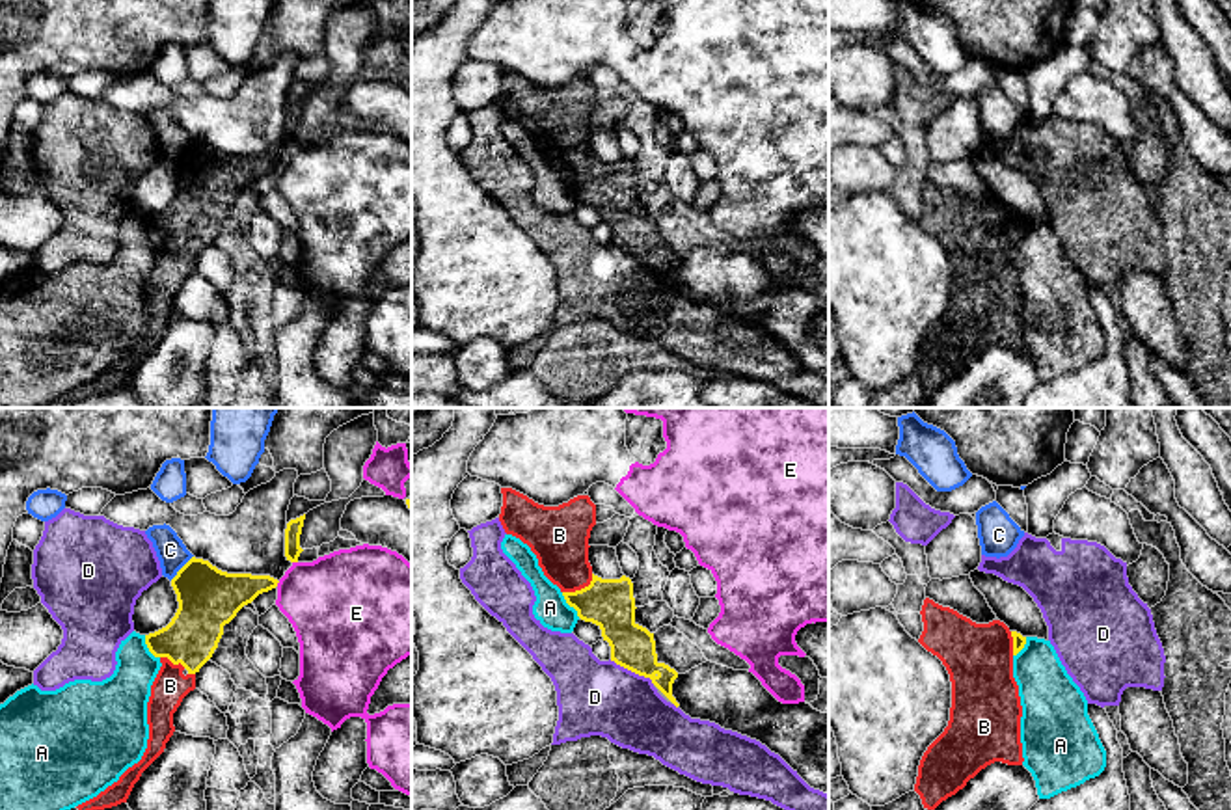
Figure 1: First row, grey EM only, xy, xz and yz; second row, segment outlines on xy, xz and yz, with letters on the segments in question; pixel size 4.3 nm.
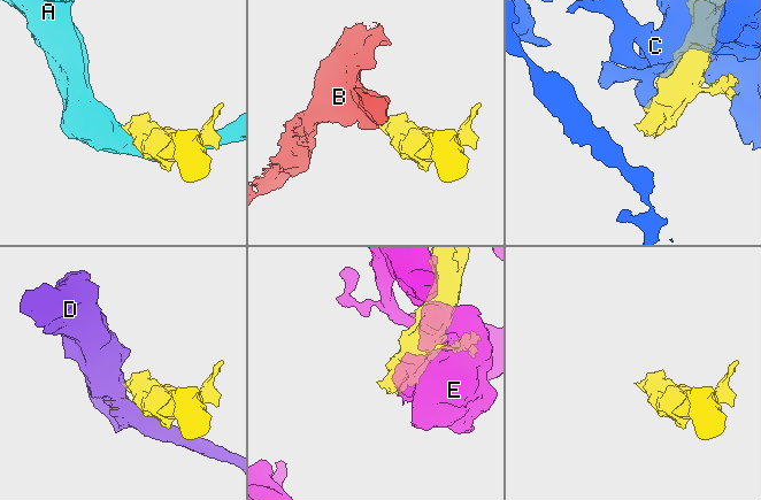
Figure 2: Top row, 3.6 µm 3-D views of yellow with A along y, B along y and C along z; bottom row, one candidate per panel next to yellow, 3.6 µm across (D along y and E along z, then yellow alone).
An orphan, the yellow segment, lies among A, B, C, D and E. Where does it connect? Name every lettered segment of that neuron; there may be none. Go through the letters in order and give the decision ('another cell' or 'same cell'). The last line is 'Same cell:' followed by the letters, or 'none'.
A: another cell
B: same cell
C: another cell
D: another cell
E: another cell
Same cell: B

